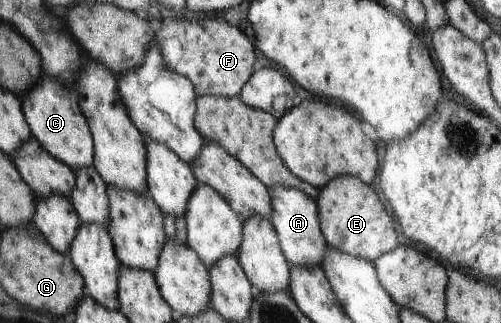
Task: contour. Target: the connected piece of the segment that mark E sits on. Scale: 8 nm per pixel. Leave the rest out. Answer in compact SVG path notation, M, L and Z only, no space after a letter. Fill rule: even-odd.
M338 176L320 190L317 197L320 223L328 246L375 262L397 247L397 230L383 202L373 192L373 186L353 176Z

